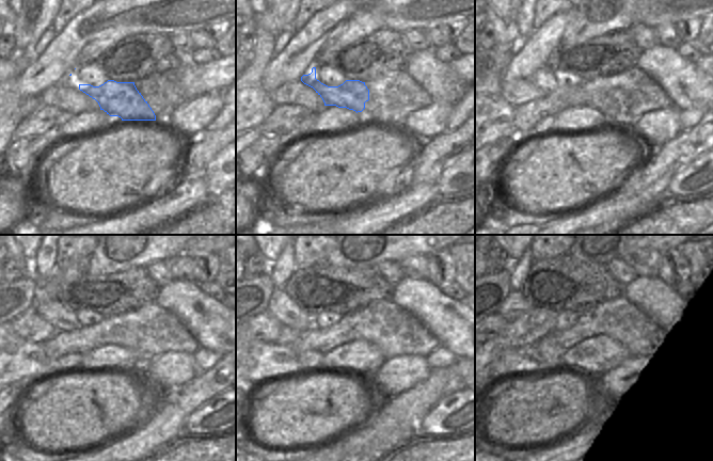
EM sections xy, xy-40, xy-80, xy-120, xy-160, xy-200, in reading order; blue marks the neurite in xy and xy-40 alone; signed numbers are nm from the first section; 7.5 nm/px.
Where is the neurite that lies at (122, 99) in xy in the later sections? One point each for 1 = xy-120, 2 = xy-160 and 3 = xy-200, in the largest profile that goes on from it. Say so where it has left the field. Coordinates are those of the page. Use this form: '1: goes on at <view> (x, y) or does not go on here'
1: goes on at xy-120 (62, 318)
2: goes on at xy-160 (281, 306)
3: goes on at xy-200 (515, 305)

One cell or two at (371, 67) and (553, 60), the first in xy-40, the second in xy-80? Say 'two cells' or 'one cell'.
one cell

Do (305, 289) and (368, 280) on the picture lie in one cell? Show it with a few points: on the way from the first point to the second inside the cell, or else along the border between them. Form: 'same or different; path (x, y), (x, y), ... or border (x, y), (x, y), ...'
same; path (321, 287), (331, 287), (338, 280), (352, 280)

